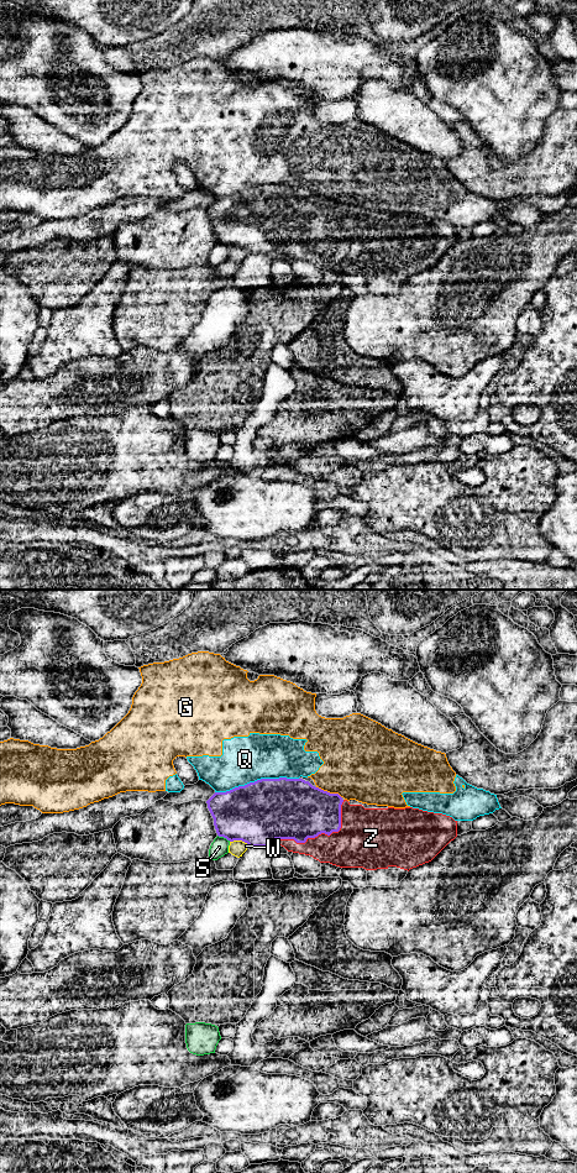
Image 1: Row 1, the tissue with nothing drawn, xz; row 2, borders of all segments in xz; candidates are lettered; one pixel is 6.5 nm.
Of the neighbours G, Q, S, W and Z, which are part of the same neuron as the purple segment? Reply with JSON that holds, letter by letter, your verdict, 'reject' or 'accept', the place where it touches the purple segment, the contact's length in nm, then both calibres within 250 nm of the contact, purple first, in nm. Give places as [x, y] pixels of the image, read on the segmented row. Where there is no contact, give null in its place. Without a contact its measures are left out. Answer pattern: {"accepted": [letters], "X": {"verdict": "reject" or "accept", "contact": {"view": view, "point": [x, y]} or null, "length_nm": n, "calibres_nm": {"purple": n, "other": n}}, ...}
{"accepted": ["Z"], "G": {"verdict": "reject", "contact": {"view": "xz", "point": [329, 792]}, "length_nm": 180, "calibres_nm": {"purple": 380, "other": 440}}, "Q": {"verdict": "reject", "contact": {"view": "xz", "point": [257, 780]}, "length_nm": 550, "calibres_nm": {"purple": 400, "other": 300}}, "S": {"verdict": "reject", "contact": {"view": "xz", "point": [224, 837]}, "length_nm": 100, "calibres_nm": {"purple": 380, "other": 110}}, "W": {"verdict": "reject", "contact": {"view": "xz", "point": [240, 839]}, "length_nm": 140, "calibres_nm": {"purple": 400, "other": 100}}, "Z": {"verdict": "accept", "contact": {"view": "xz", "point": [320, 833]}, "length_nm": 550, "calibres_nm": {"purple": 400, "other": 300}}}

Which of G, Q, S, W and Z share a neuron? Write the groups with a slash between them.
G Q / S / W / Z

